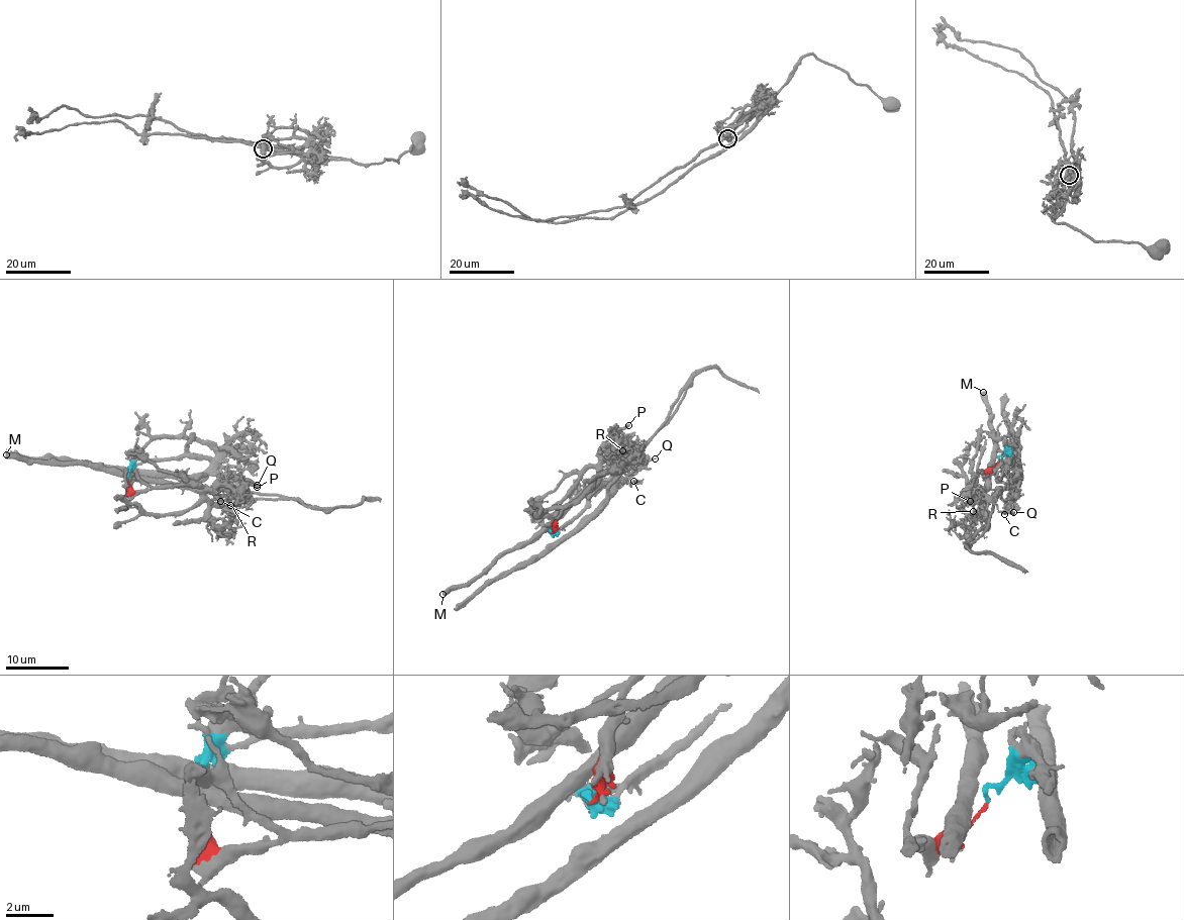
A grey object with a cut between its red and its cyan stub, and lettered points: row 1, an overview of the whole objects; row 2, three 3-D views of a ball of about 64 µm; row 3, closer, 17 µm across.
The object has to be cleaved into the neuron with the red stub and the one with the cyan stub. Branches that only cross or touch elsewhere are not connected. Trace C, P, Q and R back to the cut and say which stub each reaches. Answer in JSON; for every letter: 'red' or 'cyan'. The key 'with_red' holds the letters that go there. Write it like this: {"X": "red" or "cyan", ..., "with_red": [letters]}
{"C": "cyan", "P": "red", "Q": "cyan", "R": "red", "with_red": ["P", "R"]}

